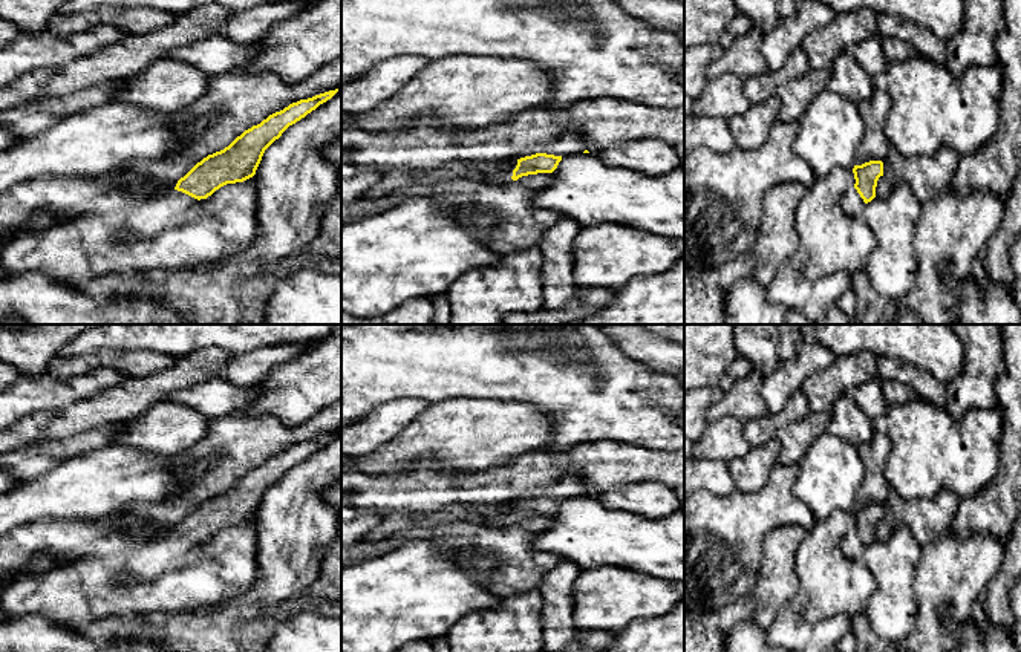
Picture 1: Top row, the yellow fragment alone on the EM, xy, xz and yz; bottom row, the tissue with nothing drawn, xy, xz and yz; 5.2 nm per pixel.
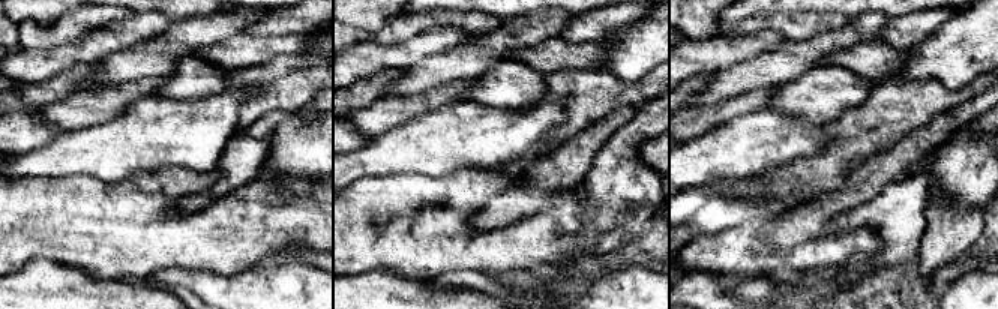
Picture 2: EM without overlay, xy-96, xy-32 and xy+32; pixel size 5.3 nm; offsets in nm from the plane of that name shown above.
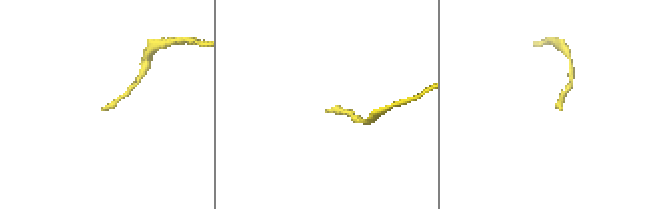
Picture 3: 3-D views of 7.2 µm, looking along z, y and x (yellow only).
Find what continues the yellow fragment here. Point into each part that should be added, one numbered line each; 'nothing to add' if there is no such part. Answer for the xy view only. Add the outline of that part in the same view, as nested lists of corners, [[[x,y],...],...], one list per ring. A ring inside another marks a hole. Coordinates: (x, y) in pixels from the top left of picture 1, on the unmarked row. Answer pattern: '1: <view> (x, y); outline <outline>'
1: xy (170, 551); outline [[[170,531],[144,548],[124,551],[122,562],[126,569],[115,577],[115,583],[148,582],[167,571],[184,568],[190,560],[197,559],[207,542],[197,543]]]

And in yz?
1: yz (853, 547); outline [[[856,531],[846,533],[842,539],[842,551],[850,559],[862,560],[865,548]]]

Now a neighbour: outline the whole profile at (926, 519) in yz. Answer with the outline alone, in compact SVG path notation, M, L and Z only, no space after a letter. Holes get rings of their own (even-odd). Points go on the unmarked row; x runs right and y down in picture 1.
M891 490L883 504L883 517L877 523L876 540L888 540L892 530L903 525L925 546L951 528L960 502L951 490L915 500L905 500Z

